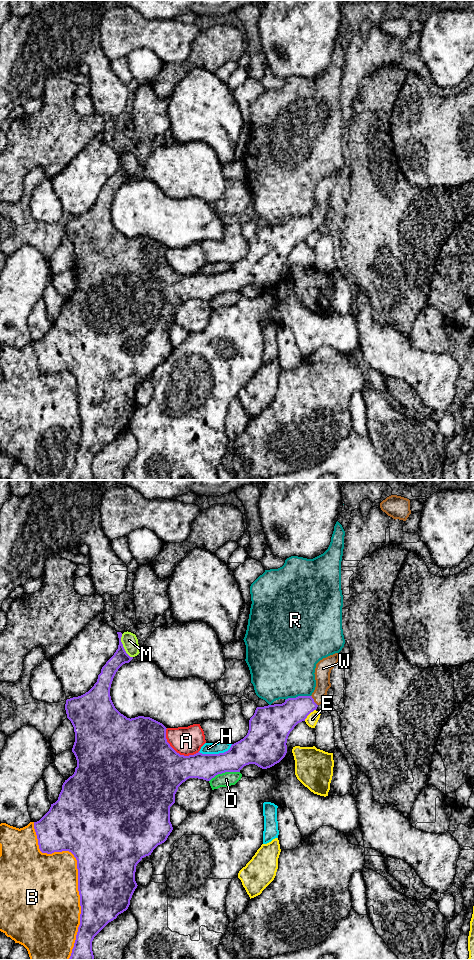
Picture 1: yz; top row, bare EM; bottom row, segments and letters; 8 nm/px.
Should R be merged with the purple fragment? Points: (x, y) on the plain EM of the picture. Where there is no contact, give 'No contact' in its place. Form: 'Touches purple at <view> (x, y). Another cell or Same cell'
Touches purple at yz (298, 216). Another cell

